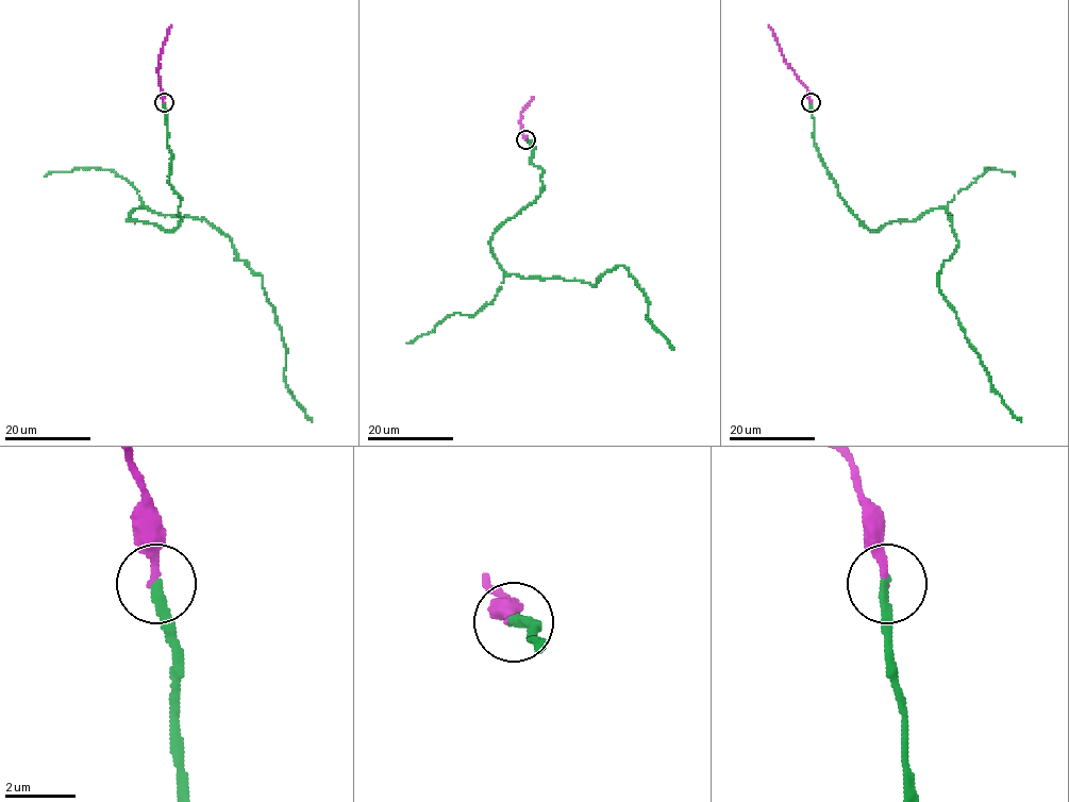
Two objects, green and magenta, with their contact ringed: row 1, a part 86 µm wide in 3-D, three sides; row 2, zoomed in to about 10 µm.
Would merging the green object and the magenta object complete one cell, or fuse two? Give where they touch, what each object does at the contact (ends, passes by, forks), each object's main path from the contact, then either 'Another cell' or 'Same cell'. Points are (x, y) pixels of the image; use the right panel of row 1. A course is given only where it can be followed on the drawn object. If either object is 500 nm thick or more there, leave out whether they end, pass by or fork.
Place: (811, 102). At the ring green ends. At the ring magenta ends. Course of green: (811, 103), (820, 159), (870, 230), (949, 214), (957, 245), (940, 294), (1021, 420). Course of magenta: (811, 103), (809, 94), (786, 63), (768, 26). Same cell

